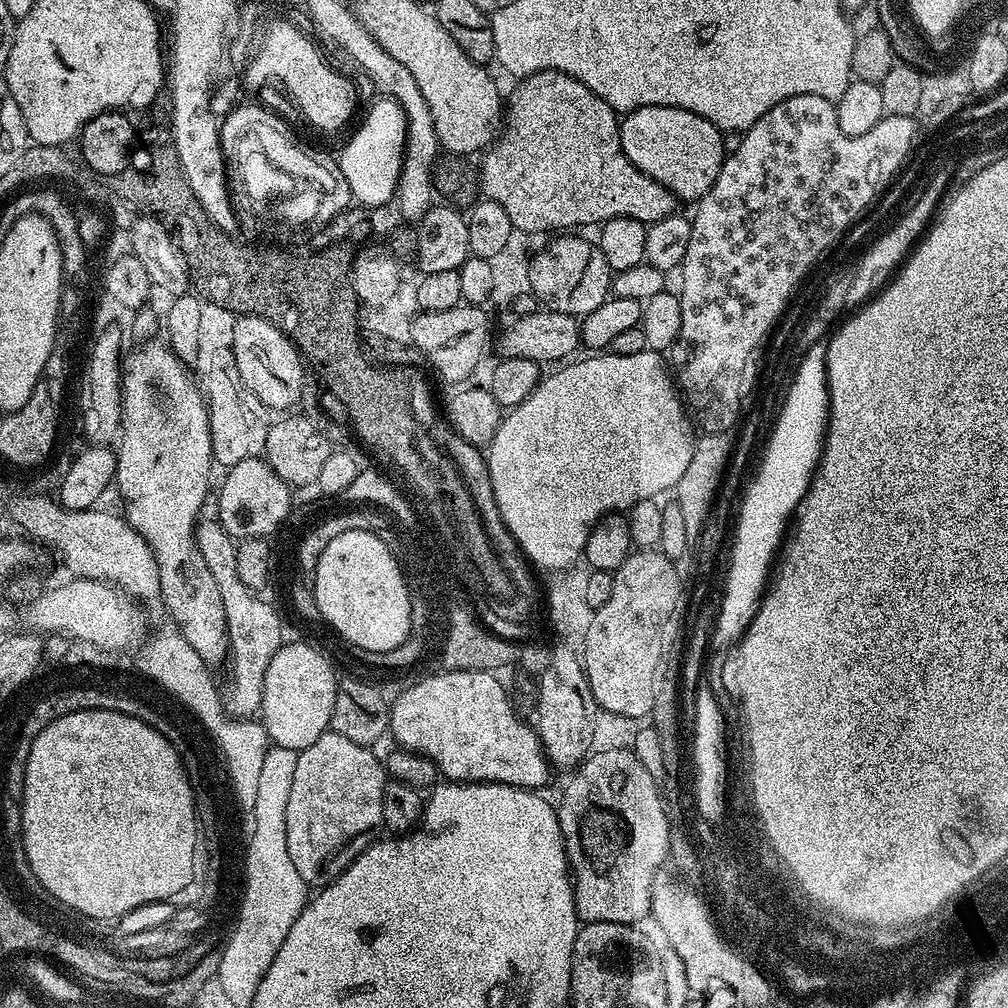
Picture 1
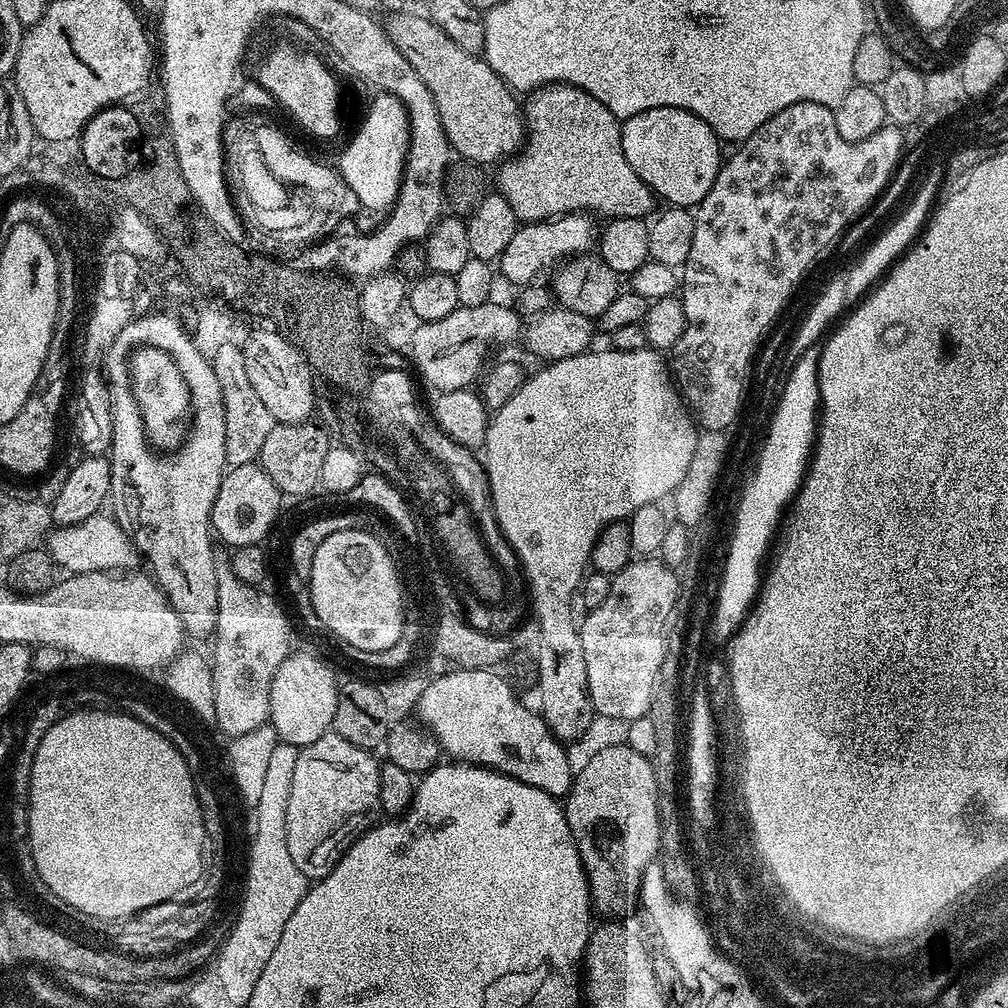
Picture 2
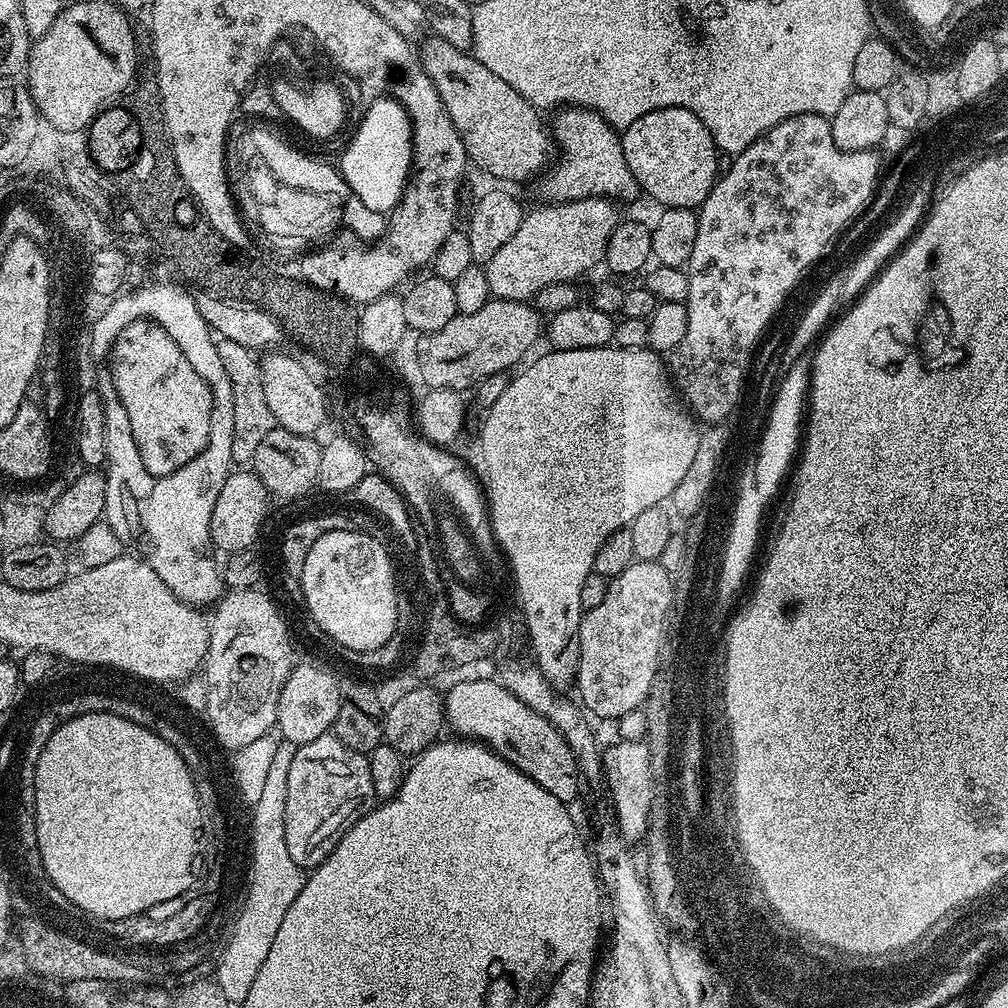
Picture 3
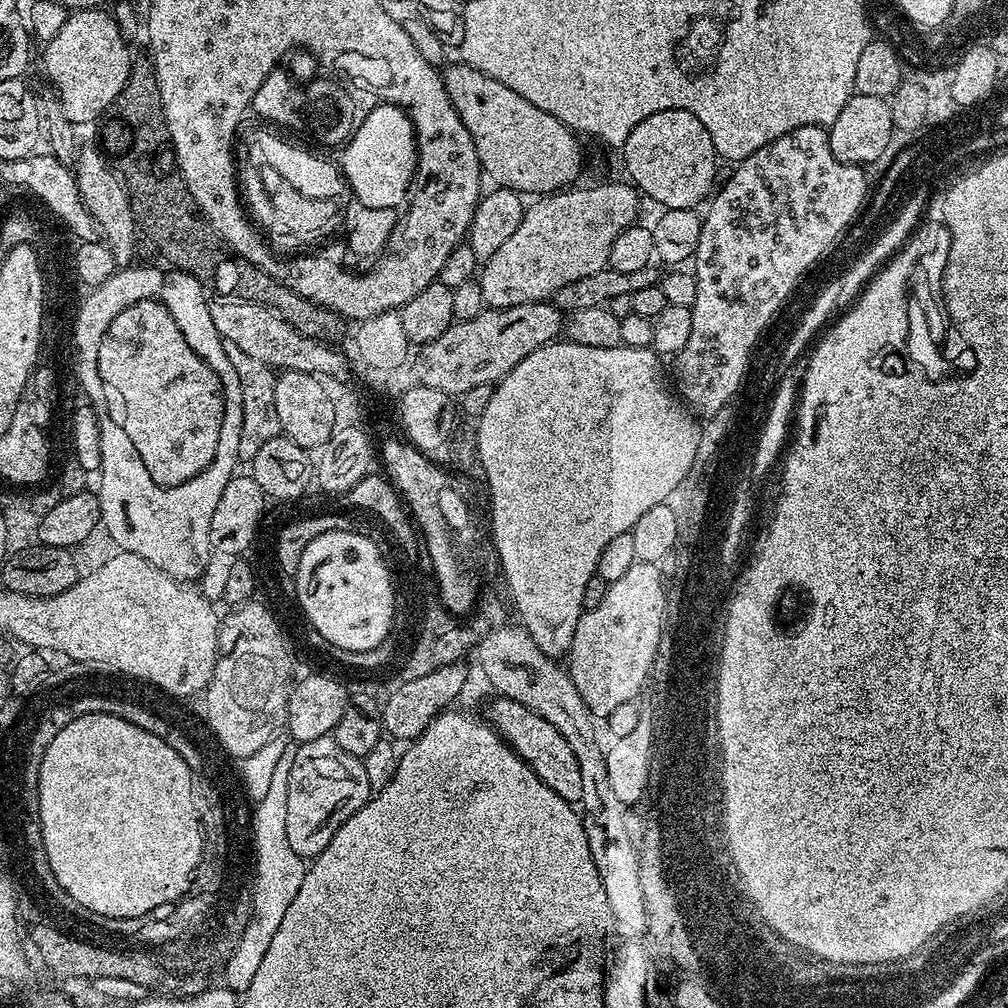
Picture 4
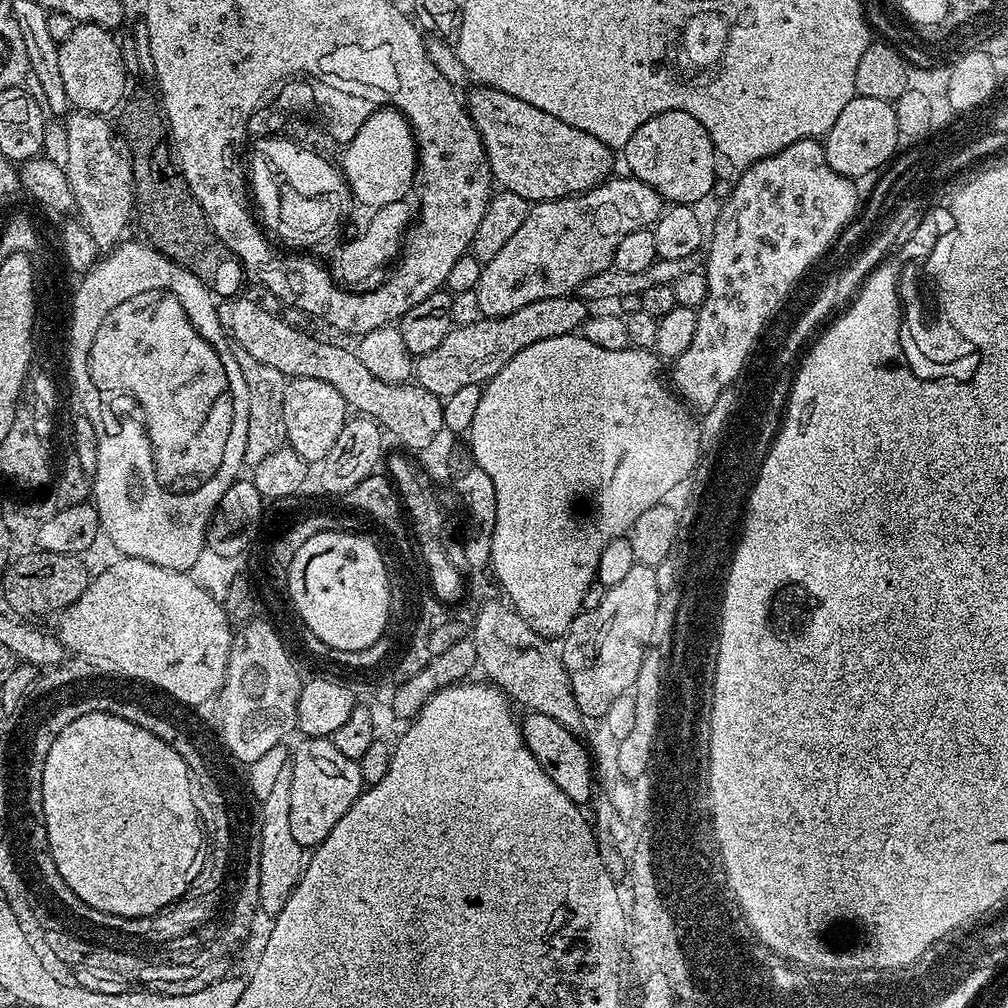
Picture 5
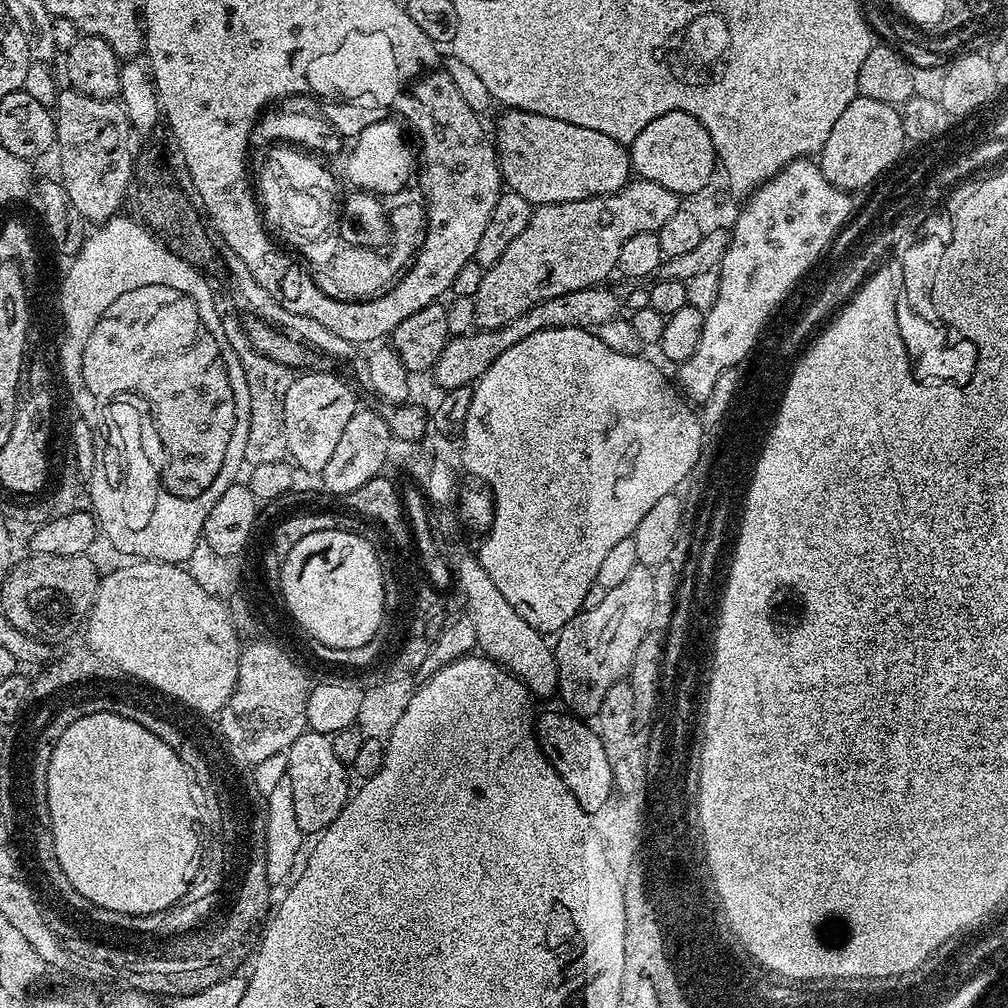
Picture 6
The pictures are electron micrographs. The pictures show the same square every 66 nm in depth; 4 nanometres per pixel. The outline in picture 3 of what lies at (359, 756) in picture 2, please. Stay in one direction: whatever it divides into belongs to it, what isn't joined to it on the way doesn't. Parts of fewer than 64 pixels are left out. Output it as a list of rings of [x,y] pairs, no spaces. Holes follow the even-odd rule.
[[[331,734],[319,736],[314,738],[314,742],[297,747],[294,762],[290,762],[290,774],[286,777],[286,794],[286,850],[290,850],[290,858],[294,858],[294,862],[298,862],[298,866],[305,870],[319,866],[336,849],[340,837],[367,812],[371,812],[378,800],[374,782],[370,782],[367,755],[350,750],[350,746],[342,746],[342,742],[338,742],[338,738]]]

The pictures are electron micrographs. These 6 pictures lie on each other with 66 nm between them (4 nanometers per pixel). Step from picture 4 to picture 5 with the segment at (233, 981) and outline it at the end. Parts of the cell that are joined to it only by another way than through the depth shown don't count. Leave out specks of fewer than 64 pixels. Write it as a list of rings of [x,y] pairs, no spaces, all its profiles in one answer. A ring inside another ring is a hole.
[[[291,767],[283,768],[270,789],[269,796],[259,805],[260,843],[264,845],[264,880],[260,880],[260,896],[264,896],[264,904],[279,914],[282,906],[286,906],[286,898],[294,890],[294,886],[304,875],[306,850],[298,842],[294,842],[294,833],[290,831],[290,778]]]

